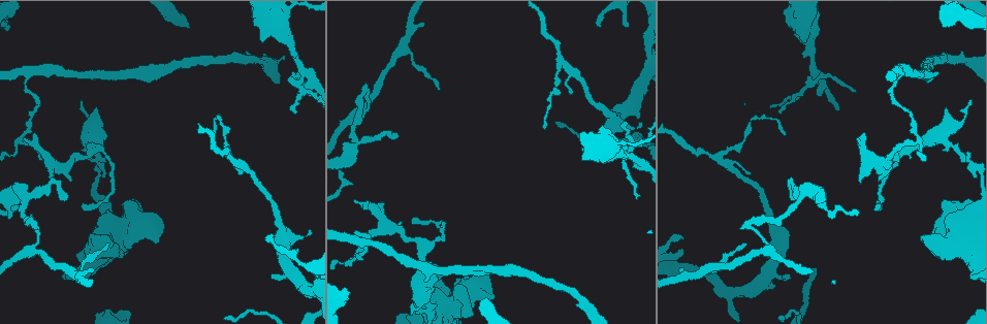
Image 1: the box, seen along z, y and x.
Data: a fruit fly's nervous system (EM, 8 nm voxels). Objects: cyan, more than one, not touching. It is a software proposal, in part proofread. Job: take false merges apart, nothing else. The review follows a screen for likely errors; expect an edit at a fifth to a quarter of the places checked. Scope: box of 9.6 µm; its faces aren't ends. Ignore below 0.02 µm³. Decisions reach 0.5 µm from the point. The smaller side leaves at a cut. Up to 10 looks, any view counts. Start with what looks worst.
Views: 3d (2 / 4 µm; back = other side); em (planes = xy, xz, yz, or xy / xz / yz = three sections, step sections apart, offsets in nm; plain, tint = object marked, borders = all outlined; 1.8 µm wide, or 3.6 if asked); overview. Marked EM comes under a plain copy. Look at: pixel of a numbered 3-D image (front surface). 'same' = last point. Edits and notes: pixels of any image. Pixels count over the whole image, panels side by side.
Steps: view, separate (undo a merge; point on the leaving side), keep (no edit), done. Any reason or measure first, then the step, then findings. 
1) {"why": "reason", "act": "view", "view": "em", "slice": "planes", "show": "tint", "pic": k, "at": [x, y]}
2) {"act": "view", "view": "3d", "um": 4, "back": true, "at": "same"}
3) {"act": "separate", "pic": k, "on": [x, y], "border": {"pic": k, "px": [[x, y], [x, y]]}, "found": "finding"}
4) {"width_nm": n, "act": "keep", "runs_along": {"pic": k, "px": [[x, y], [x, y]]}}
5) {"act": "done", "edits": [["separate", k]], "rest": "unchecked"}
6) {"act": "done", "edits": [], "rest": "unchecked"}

{"act": "view", "view": "em", "slice": "planes", "show": "tint", "pic": 1, "at": [962, 243]}

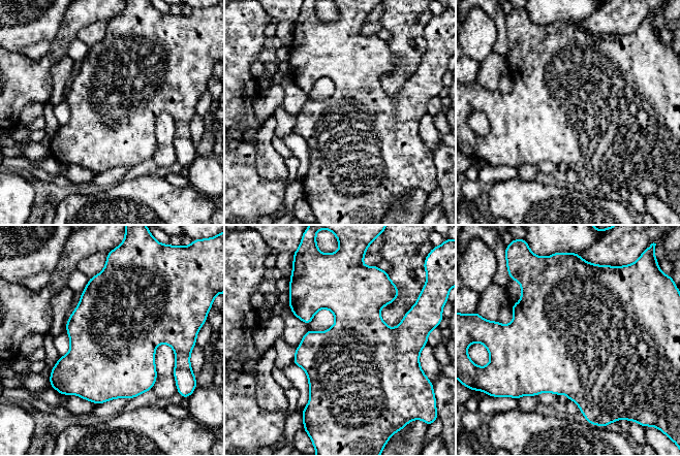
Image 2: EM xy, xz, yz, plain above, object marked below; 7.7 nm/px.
{"width_nm": 600, "act": "keep", "found": "all the same neuron"}

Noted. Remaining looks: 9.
{"why": "abrupt turn", "act": "view", "view": "3d", "um": 2, "pic": 1, "at": [916, 139]}

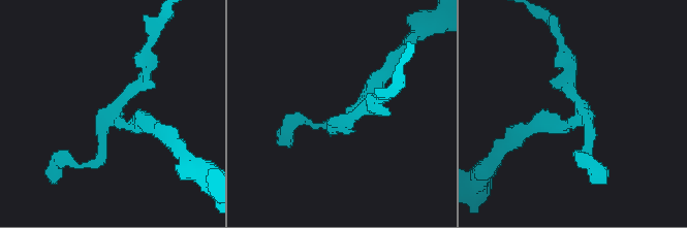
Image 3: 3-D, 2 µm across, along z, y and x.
{"act": "view", "view": "em", "slice": "xz", "step": 8, "show": "tint", "pic": 3, "at": [580, 103]}

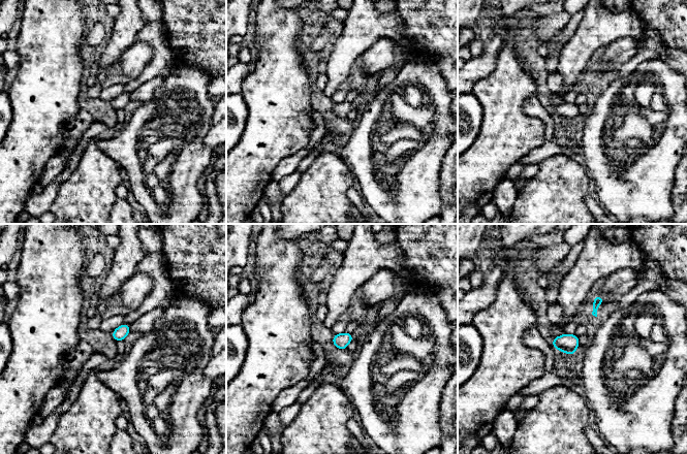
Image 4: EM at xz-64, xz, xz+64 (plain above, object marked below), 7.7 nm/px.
{"act": "view", "view": "em", "slice": "planes", "show": "borders", "at": "same"}

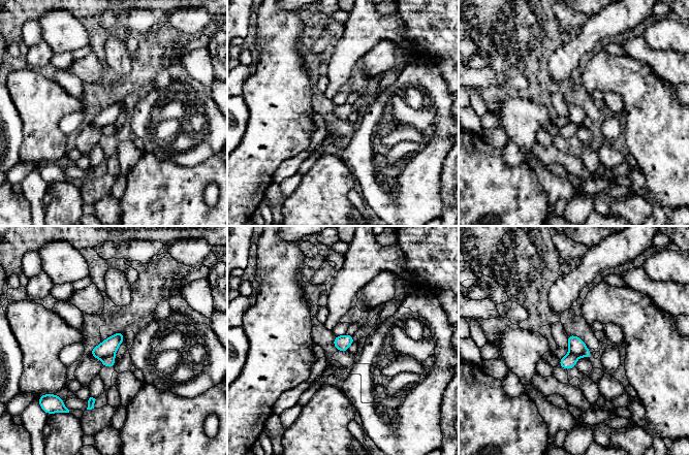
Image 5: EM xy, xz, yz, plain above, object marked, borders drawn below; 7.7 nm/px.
{"width_nm": 130, "act": "separate", "pic": 5, "on": [108, 347], "border": {"pic": 5, "px": [[113, 355], [106, 355], [102, 359]]}, "found": "a second neuron is stuck on"}

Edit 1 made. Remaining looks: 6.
{"act": "view", "view": "overview"}

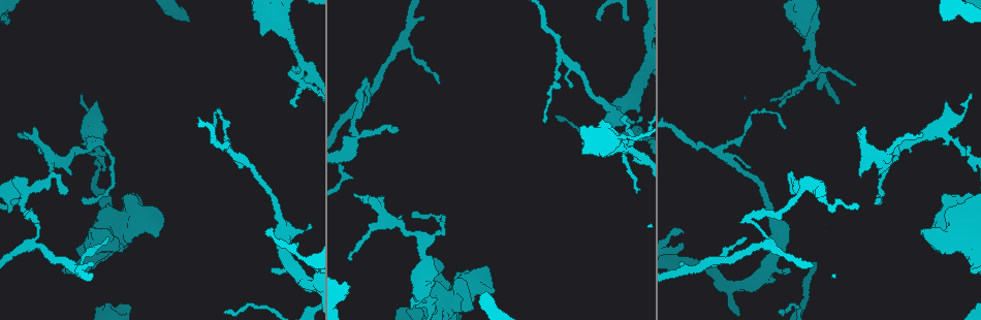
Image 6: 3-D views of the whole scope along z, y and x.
{"why": "calibre changes", "act": "view", "view": "3d", "um": 4, "pic": 6, "at": [816, 186]}

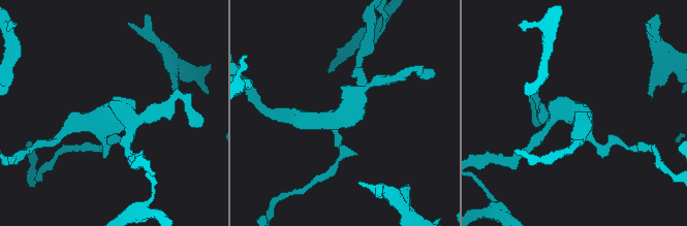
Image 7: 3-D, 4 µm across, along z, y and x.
{"act": "view", "view": "em", "slice": "planes", "show": "tint", "pic": 7, "at": [120, 112]}

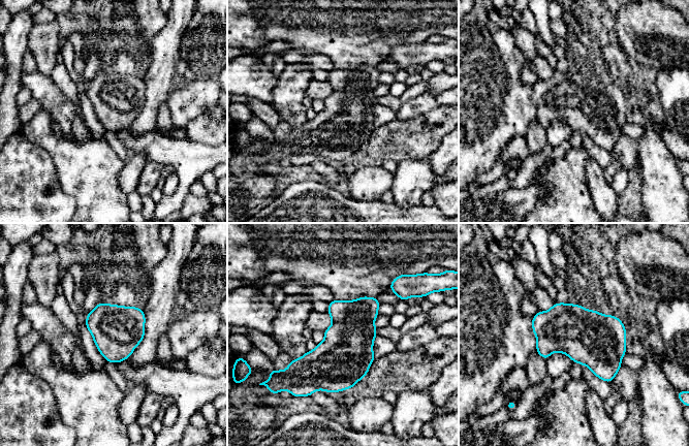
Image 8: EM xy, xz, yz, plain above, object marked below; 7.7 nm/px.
{"width_nm": 400, "act": "keep", "found": "all the same neuron"}

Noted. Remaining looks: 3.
{"why": "branch point", "act": "view", "view": "em", "slice": "planes", "show": "tint", "pic": 6, "at": [91, 131]}

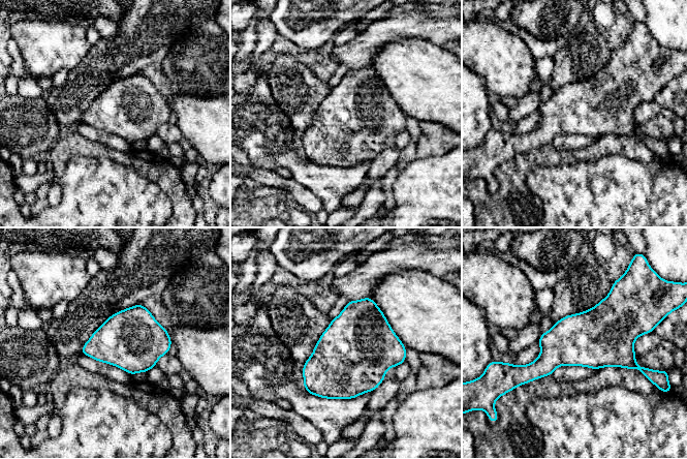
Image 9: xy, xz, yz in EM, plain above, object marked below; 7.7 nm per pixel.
{"width_nm": 460, "act": "keep", "found": "one neuron here"}

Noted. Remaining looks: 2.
{"act": "done", "edits": [["separate", 5]], "rest": "unchecked"}

